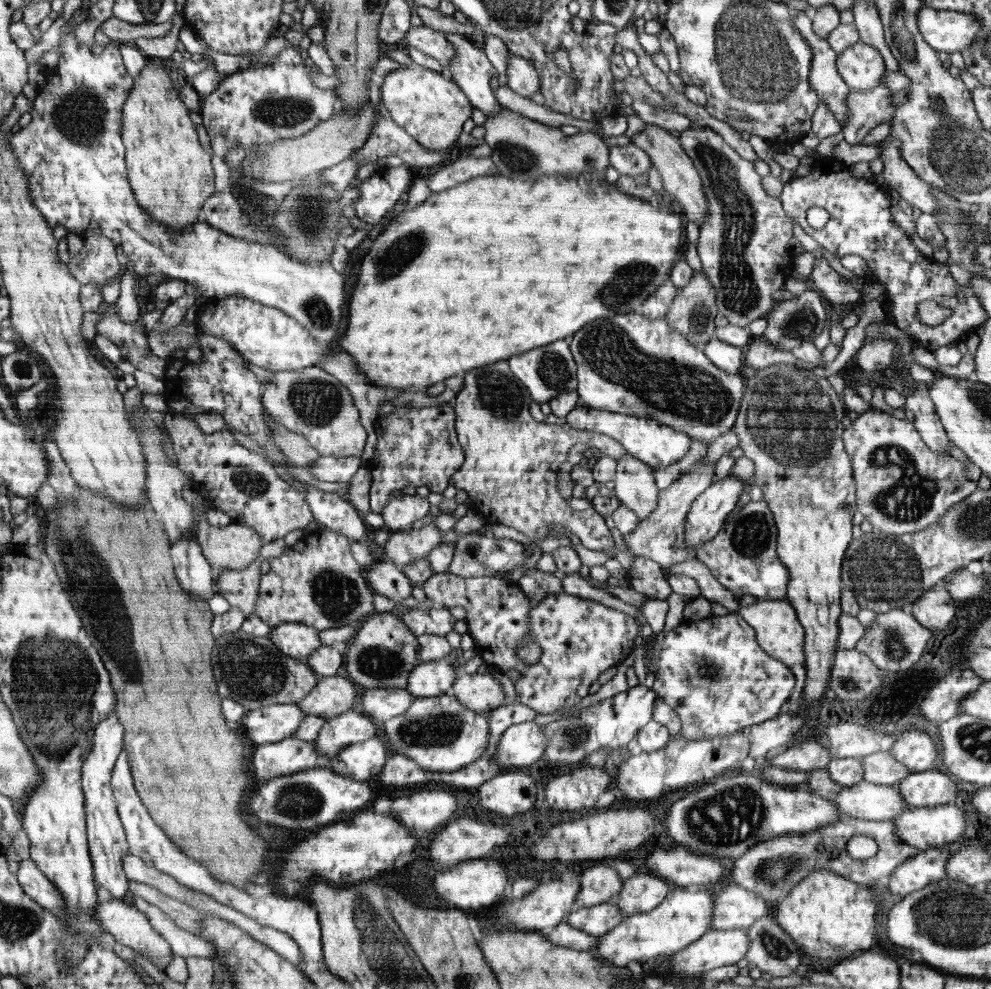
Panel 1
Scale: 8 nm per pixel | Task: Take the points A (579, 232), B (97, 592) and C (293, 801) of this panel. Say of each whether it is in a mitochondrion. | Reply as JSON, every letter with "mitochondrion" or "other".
{"A":"other","B":"mitochondrion","C":"mitochondrion"}

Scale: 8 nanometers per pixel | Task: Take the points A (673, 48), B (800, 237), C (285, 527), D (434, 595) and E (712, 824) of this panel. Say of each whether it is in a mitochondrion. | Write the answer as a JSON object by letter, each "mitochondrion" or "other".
{"A":"other","B":"other","C":"other","D":"other","E":"mitochondrion"}

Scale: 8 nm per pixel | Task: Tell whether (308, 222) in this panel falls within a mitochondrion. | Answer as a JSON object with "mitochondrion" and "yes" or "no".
{"mitochondrion":"yes"}

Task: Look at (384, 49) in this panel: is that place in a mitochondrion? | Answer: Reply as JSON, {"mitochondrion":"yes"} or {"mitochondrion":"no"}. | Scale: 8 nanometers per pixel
{"mitochondrion":"no"}

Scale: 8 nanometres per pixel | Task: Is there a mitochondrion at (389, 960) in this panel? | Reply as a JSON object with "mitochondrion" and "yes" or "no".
{"mitochondrion":"yes"}

